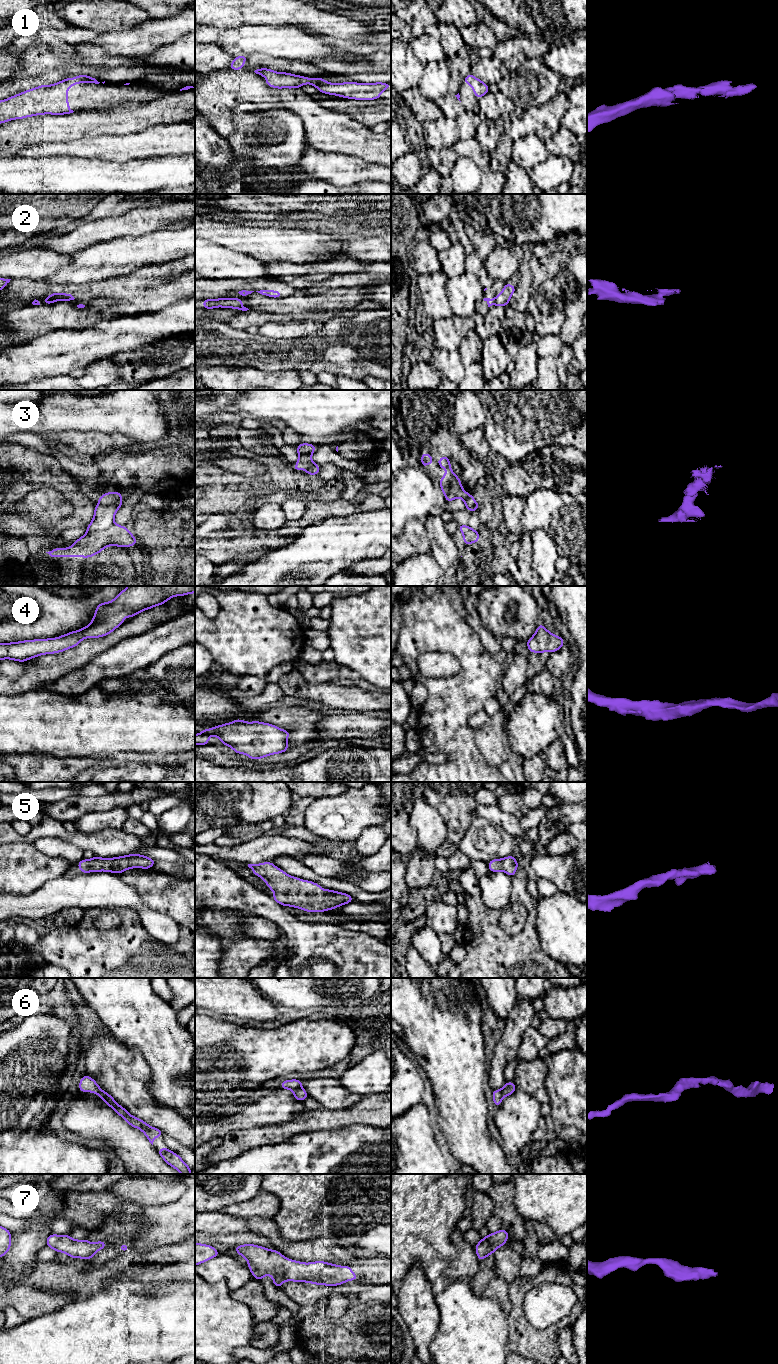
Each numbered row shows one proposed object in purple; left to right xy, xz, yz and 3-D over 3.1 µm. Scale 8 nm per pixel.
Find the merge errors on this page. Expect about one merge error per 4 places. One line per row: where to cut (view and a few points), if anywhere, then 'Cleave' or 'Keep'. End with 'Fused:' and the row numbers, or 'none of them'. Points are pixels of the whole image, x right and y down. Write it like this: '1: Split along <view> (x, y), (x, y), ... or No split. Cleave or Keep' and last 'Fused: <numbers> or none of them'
1: No split. Keep
2: Split along yz (494, 300), (495, 303). Cleave
3: Split along xy (120, 497), (107, 504), (99, 504). Cleave
4: No split. Keep
5: No split. Keep
6: No split. Keep
7: No split. Keep
Fused: 2, 3

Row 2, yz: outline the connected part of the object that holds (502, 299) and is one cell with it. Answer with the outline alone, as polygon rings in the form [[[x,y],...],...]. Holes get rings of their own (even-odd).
[[[505,283],[504,288],[501,294],[497,294],[495,297],[495,305],[496,306],[504,306],[506,307],[509,304],[509,300],[513,293],[516,290],[516,286],[512,284]]]

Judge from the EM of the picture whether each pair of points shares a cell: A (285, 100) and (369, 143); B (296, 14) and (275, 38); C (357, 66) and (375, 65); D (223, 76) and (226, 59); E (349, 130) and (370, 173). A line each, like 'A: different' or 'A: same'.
A: same
B: different
C: same
D: different
E: different

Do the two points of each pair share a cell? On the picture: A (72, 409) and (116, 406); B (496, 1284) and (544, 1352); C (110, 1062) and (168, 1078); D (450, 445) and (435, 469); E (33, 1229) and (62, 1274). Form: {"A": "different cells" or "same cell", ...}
{"A": "same cell", "B": "different cells", "C": "different cells", "D": "same cell", "E": "different cells"}

